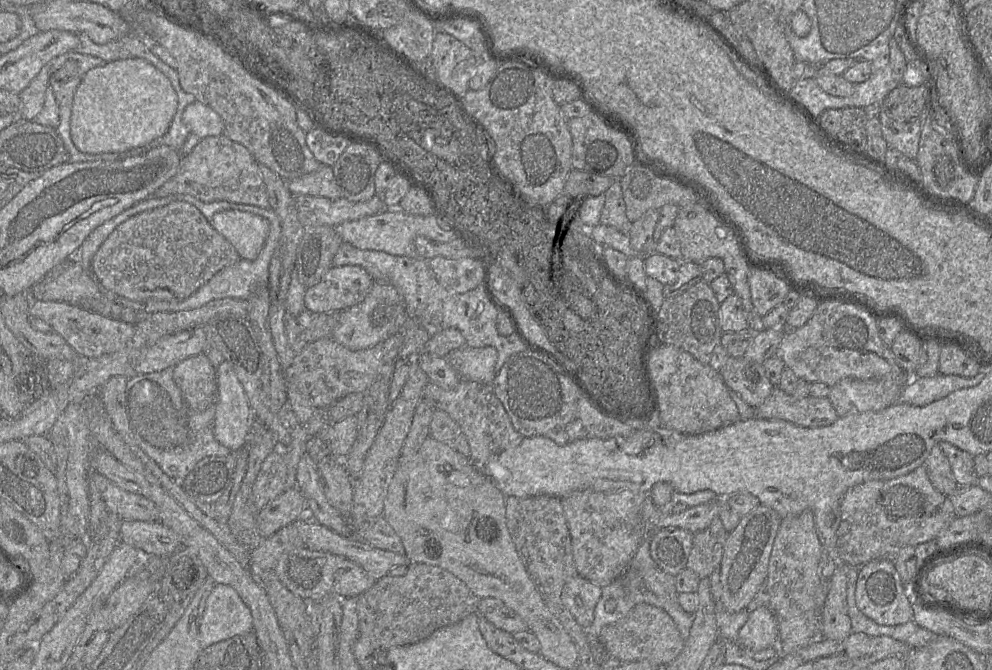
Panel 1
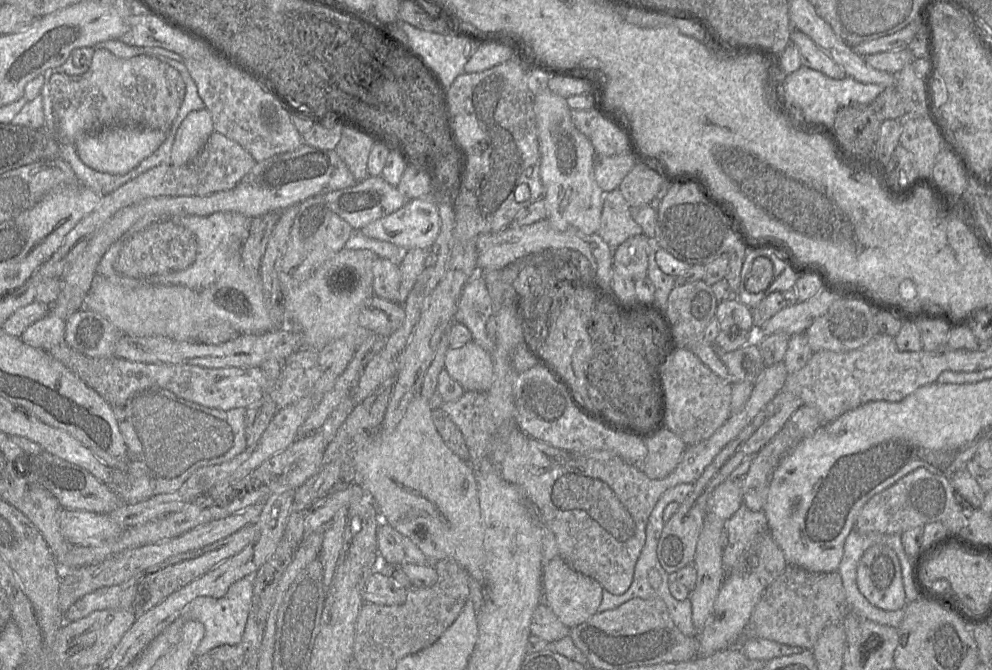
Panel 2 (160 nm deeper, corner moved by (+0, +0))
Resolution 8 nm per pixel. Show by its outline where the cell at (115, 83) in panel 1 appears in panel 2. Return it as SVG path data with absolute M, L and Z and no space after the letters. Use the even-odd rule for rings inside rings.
M122 126L87 134L75 143L79 158L90 168L111 174L125 174L153 153L166 139L168 132L141 126Z

